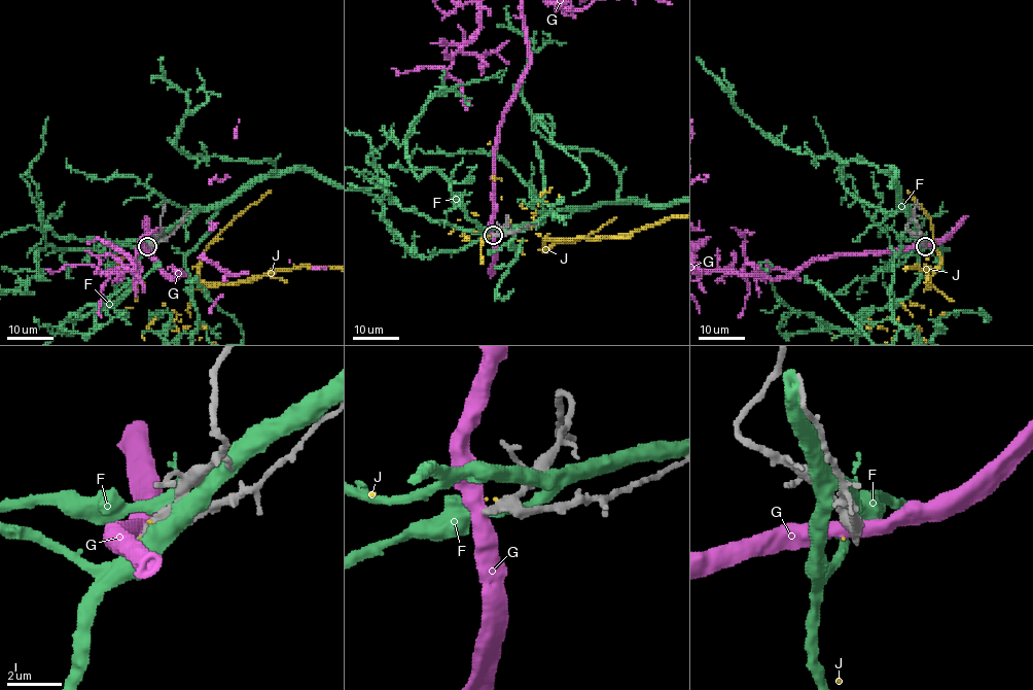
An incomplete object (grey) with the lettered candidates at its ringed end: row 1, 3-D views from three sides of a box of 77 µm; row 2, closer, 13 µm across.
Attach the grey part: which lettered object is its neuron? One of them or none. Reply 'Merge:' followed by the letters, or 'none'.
Merge: none

